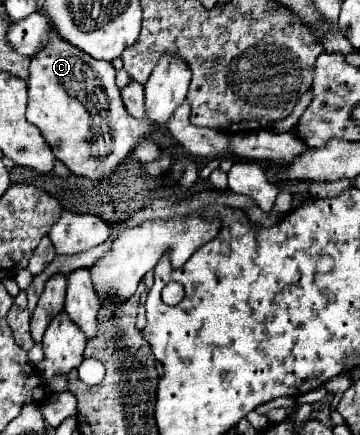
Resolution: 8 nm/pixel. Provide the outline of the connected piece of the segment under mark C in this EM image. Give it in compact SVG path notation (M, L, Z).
M51 31L51 47L41 51L31 59L31 75L27 79L29 87L29 105L27 121L33 123L41 135L49 141L53 155L63 161L73 175L89 177L93 181L103 181L113 175L117 167L131 155L141 139L147 139L153 131L159 131L159 125L151 119L135 119L125 111L125 105L115 83L115 69L107 61L95 61L87 53L63 43L55 31Z

